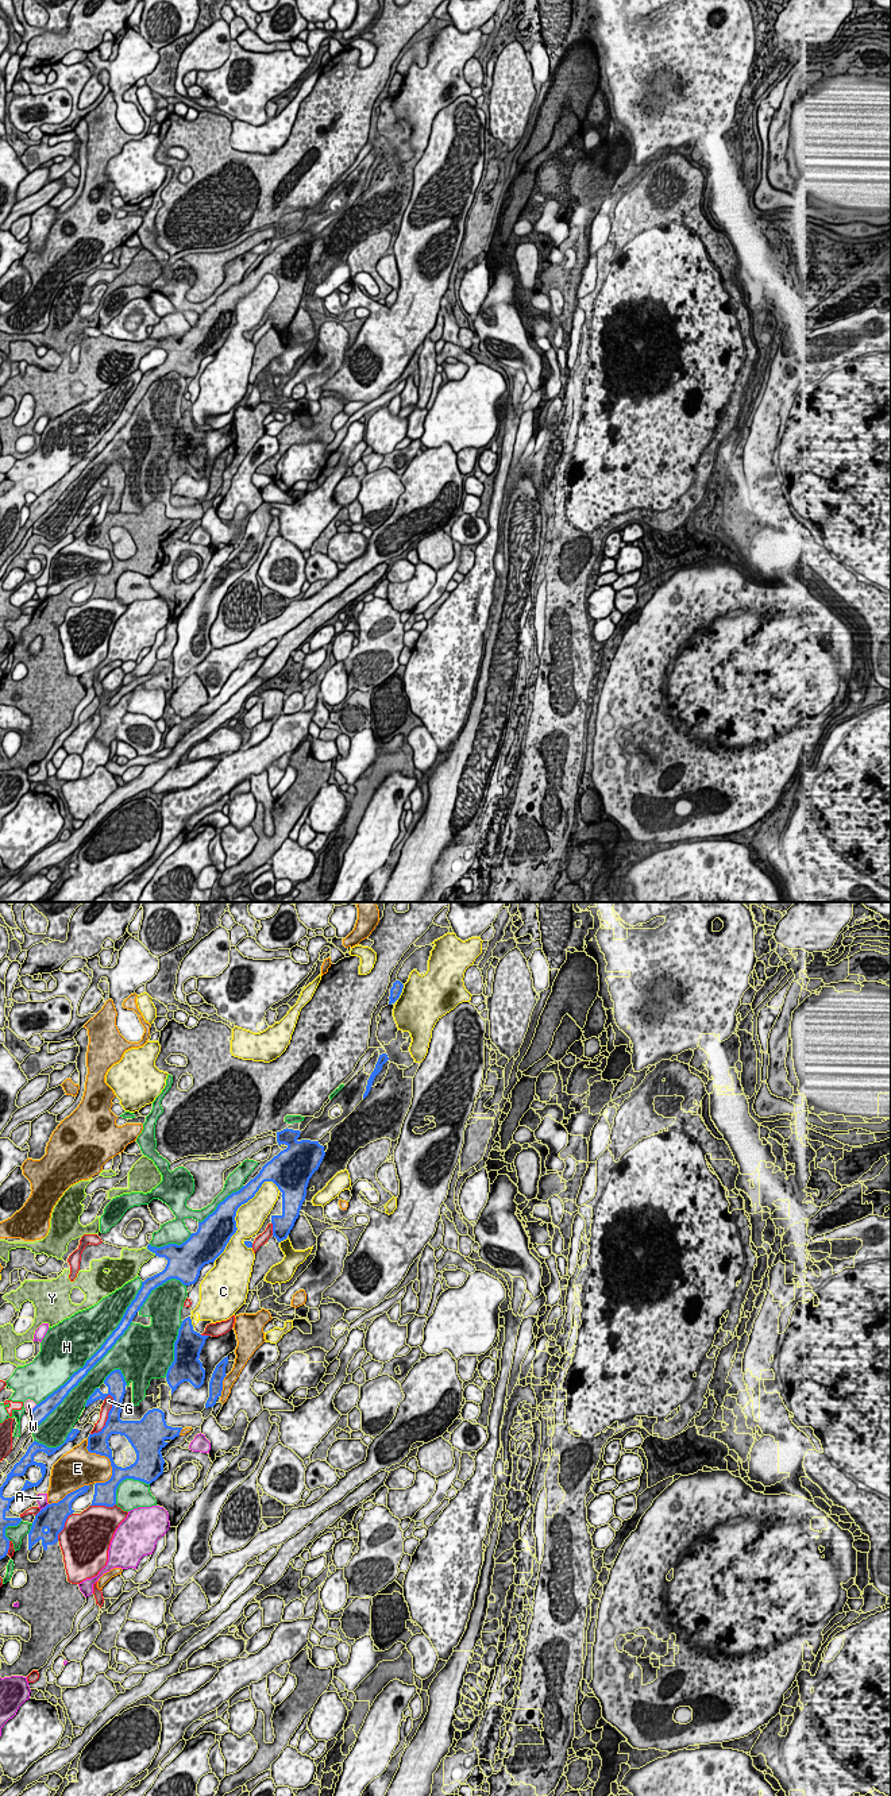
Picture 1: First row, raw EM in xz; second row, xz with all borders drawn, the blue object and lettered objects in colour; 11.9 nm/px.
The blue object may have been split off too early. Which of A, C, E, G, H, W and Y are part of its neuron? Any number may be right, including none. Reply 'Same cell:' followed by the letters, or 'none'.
Same cell: Y

